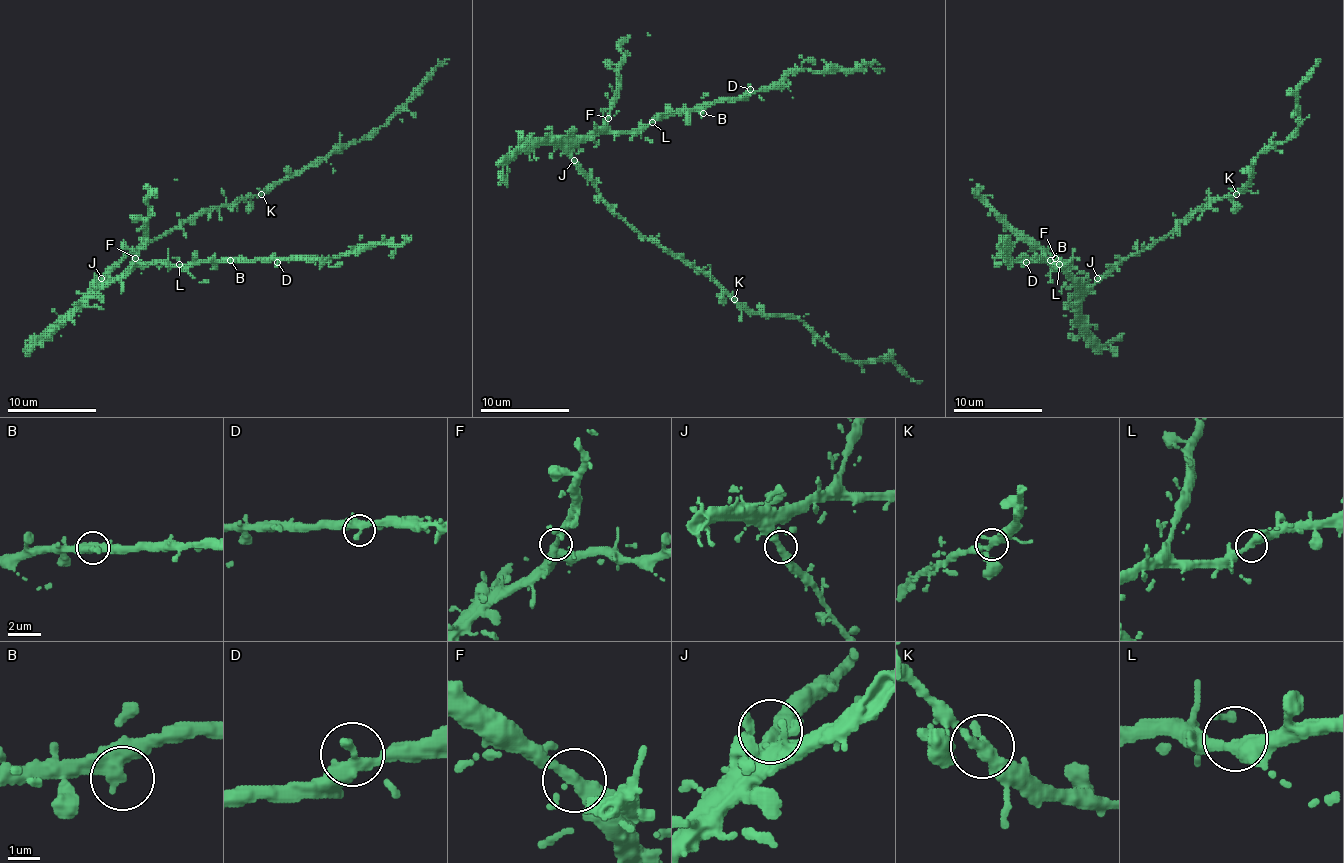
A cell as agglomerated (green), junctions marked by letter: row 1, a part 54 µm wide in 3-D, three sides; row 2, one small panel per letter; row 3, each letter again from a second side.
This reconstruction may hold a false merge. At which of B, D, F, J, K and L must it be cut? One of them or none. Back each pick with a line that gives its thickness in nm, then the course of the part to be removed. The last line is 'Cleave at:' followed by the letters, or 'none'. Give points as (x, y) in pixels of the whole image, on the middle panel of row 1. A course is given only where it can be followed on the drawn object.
Cleave at: none

